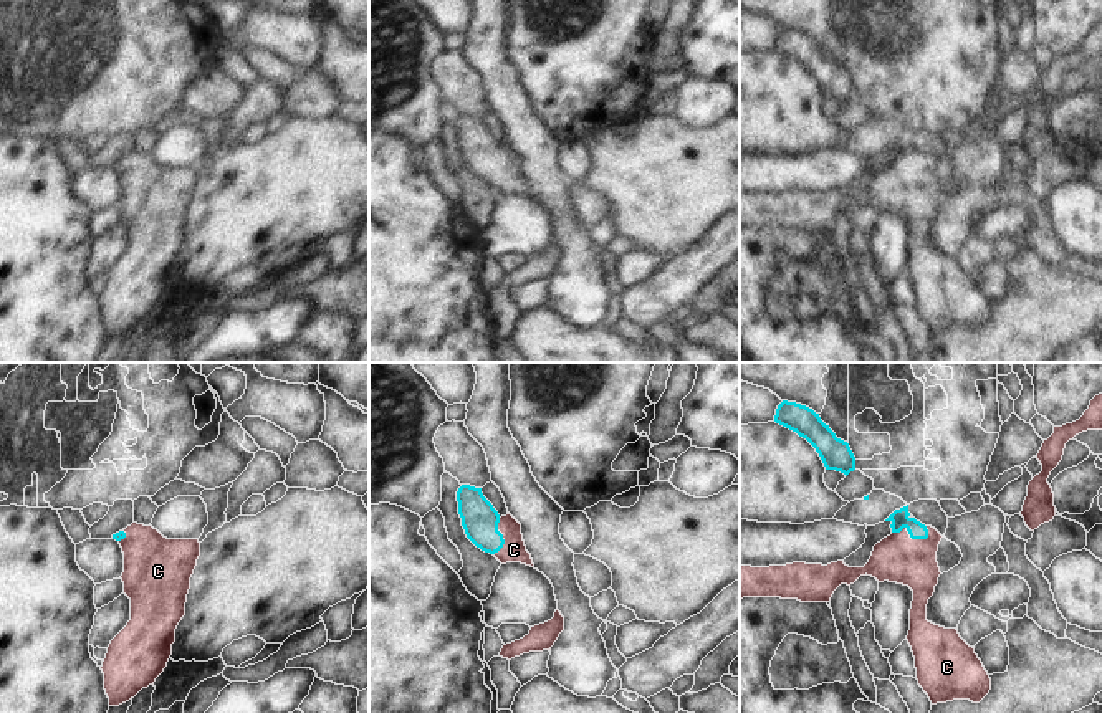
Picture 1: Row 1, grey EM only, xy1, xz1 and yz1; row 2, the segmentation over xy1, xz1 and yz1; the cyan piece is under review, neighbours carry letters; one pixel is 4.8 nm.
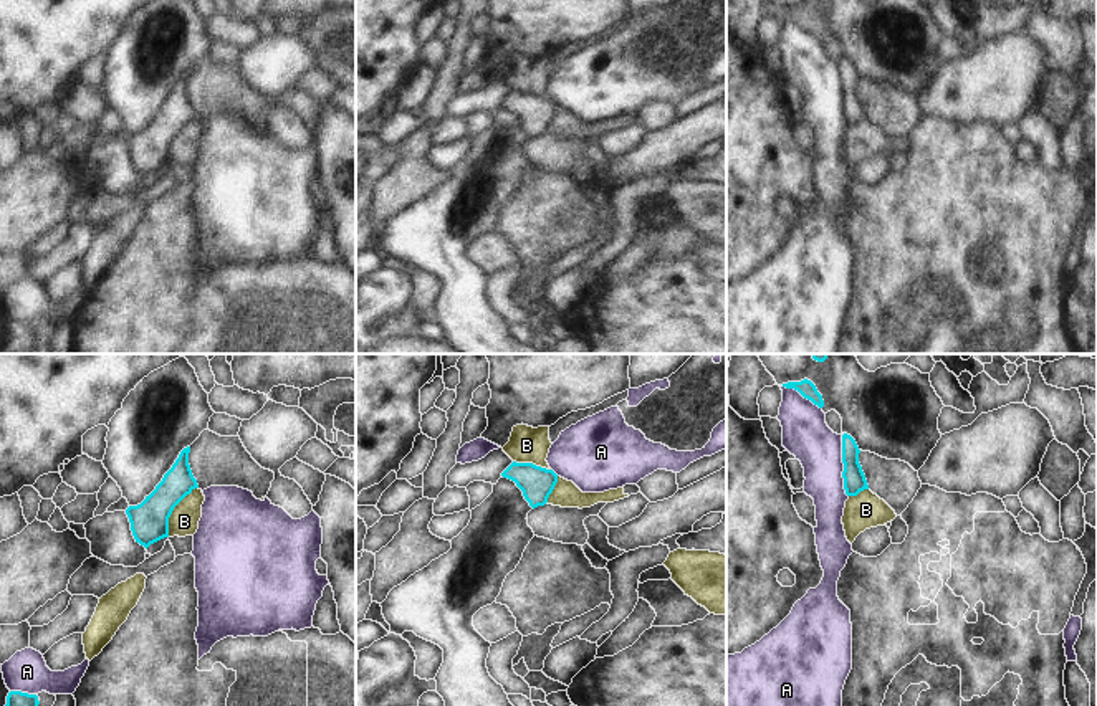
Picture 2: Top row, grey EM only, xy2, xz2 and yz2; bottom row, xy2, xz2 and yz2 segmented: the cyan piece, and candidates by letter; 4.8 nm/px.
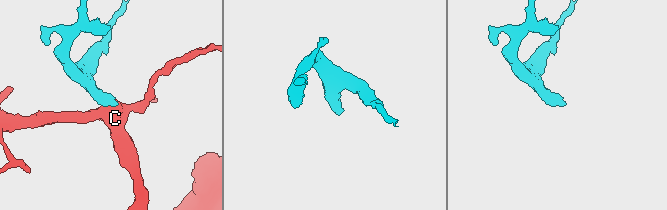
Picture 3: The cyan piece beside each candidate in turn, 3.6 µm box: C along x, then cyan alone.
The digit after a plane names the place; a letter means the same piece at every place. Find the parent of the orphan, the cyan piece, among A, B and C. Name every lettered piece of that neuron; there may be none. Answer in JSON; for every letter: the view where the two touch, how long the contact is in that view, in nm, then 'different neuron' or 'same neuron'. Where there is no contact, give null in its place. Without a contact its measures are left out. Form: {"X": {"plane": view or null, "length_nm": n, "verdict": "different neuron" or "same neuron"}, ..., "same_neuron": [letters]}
{"A": {"plane": "yz2", "length_nm": 300, "verdict": "different neuron"}, "B": {"plane": "xy2", "length_nm": 280, "verdict": "different neuron"}, "C": {"plane": "yz1", "length_nm": 190, "verdict": "same neuron"}, "same_neuron": ["C"]}

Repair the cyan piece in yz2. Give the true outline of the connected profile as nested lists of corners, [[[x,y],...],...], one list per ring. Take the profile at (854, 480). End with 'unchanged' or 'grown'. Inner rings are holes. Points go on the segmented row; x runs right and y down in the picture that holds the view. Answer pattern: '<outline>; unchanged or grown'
[[[844,433],[842,435],[842,463],[844,463],[844,489],[847,496],[857,496],[860,491],[869,489],[865,475],[859,463],[859,446],[855,440]]]; unchanged

